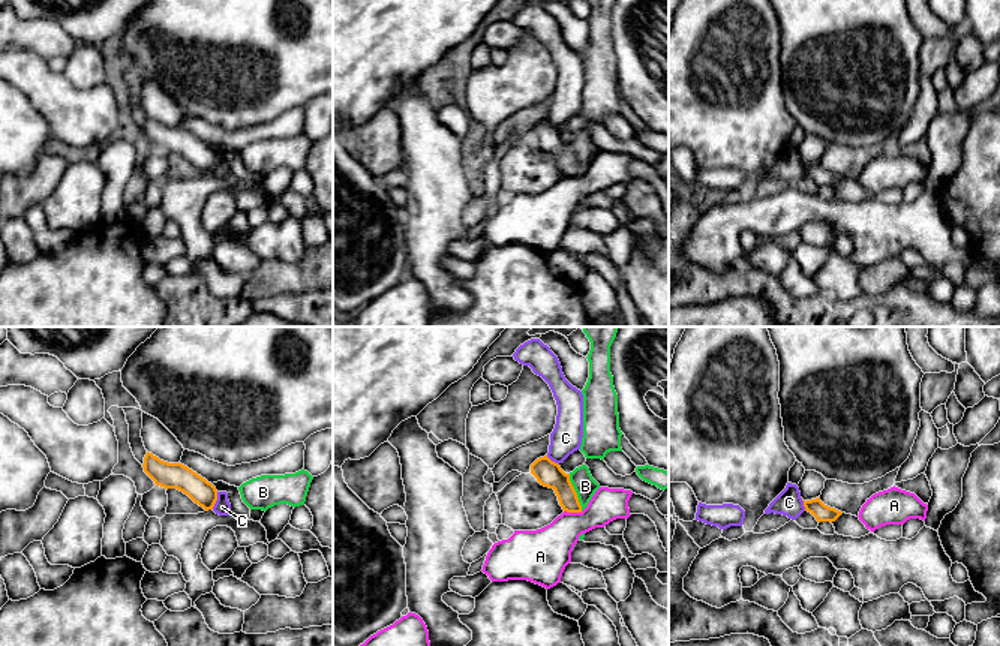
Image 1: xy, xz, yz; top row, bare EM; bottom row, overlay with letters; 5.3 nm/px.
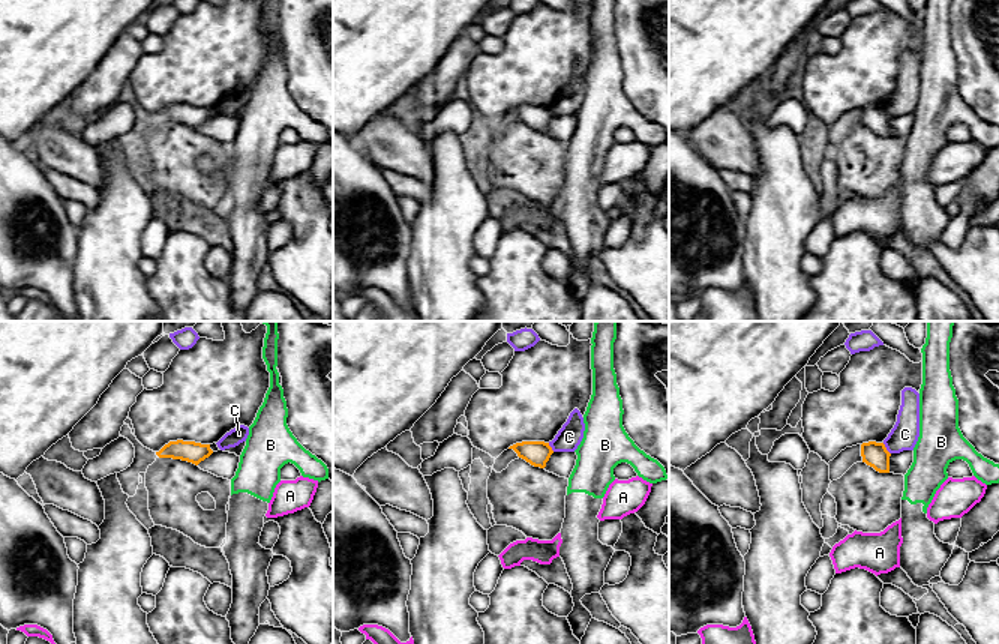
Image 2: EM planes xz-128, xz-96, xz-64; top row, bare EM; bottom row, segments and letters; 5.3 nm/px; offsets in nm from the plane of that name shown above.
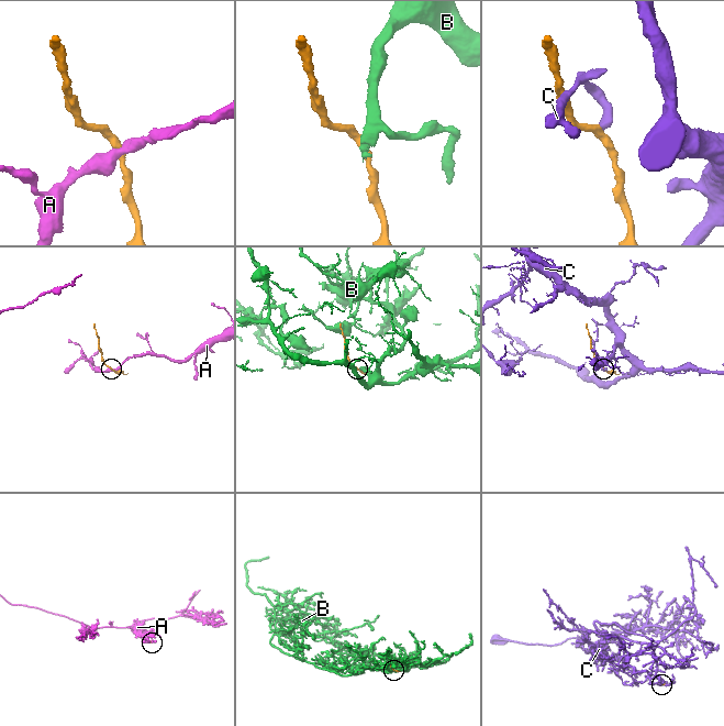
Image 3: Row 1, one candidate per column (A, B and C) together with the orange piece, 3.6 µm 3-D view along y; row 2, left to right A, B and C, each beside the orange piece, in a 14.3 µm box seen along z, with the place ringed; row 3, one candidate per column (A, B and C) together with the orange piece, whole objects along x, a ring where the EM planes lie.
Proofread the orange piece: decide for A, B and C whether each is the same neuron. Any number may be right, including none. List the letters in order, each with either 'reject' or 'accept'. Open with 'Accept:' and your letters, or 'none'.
Accept: none
A: reject
B: reject
C: reject

